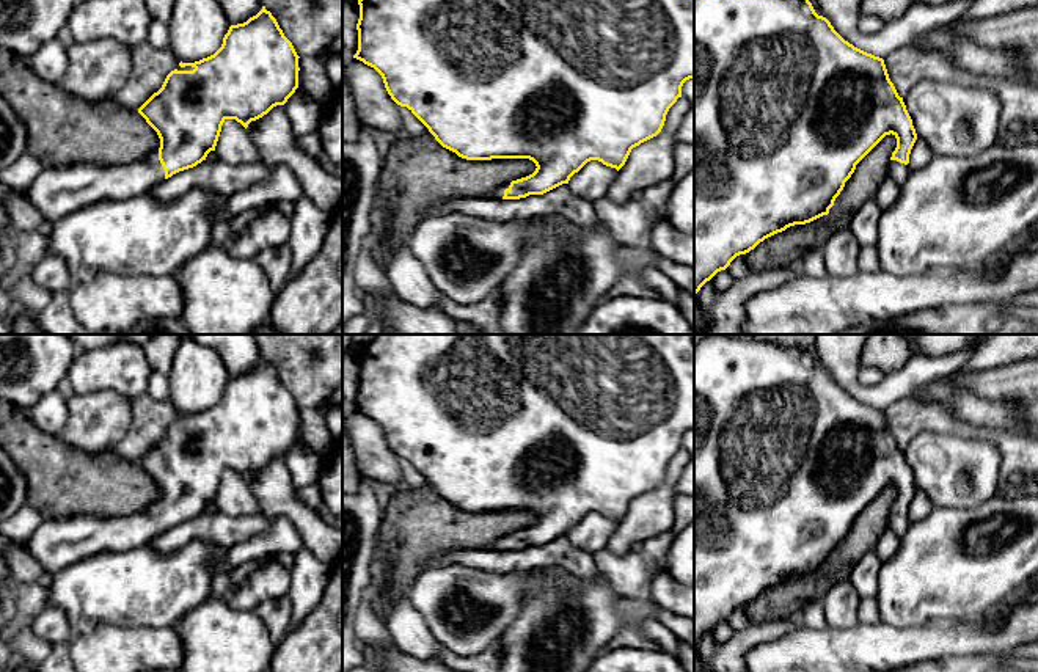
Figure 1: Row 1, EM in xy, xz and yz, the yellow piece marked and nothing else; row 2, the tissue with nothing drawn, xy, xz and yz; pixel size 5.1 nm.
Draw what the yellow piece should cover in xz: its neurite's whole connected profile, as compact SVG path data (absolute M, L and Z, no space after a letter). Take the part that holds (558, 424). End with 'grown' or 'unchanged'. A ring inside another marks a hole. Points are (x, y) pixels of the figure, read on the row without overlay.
M375 334L372 341L366 342L363 349L358 350L358 356L358 402L353 410L374 419L382 427L391 451L397 457L407 458L443 499L466 512L529 510L535 515L537 520L532 526L499 539L493 546L499 551L520 551L529 546L543 546L562 535L568 535L570 529L590 512L598 512L619 523L625 517L633 499L661 484L669 460L682 449L683 435L694 430L694 341L691 339L691 334Z | grown

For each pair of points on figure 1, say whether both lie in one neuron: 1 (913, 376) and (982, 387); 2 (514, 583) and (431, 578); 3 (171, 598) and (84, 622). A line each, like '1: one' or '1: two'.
1: two
2: one
3: one

